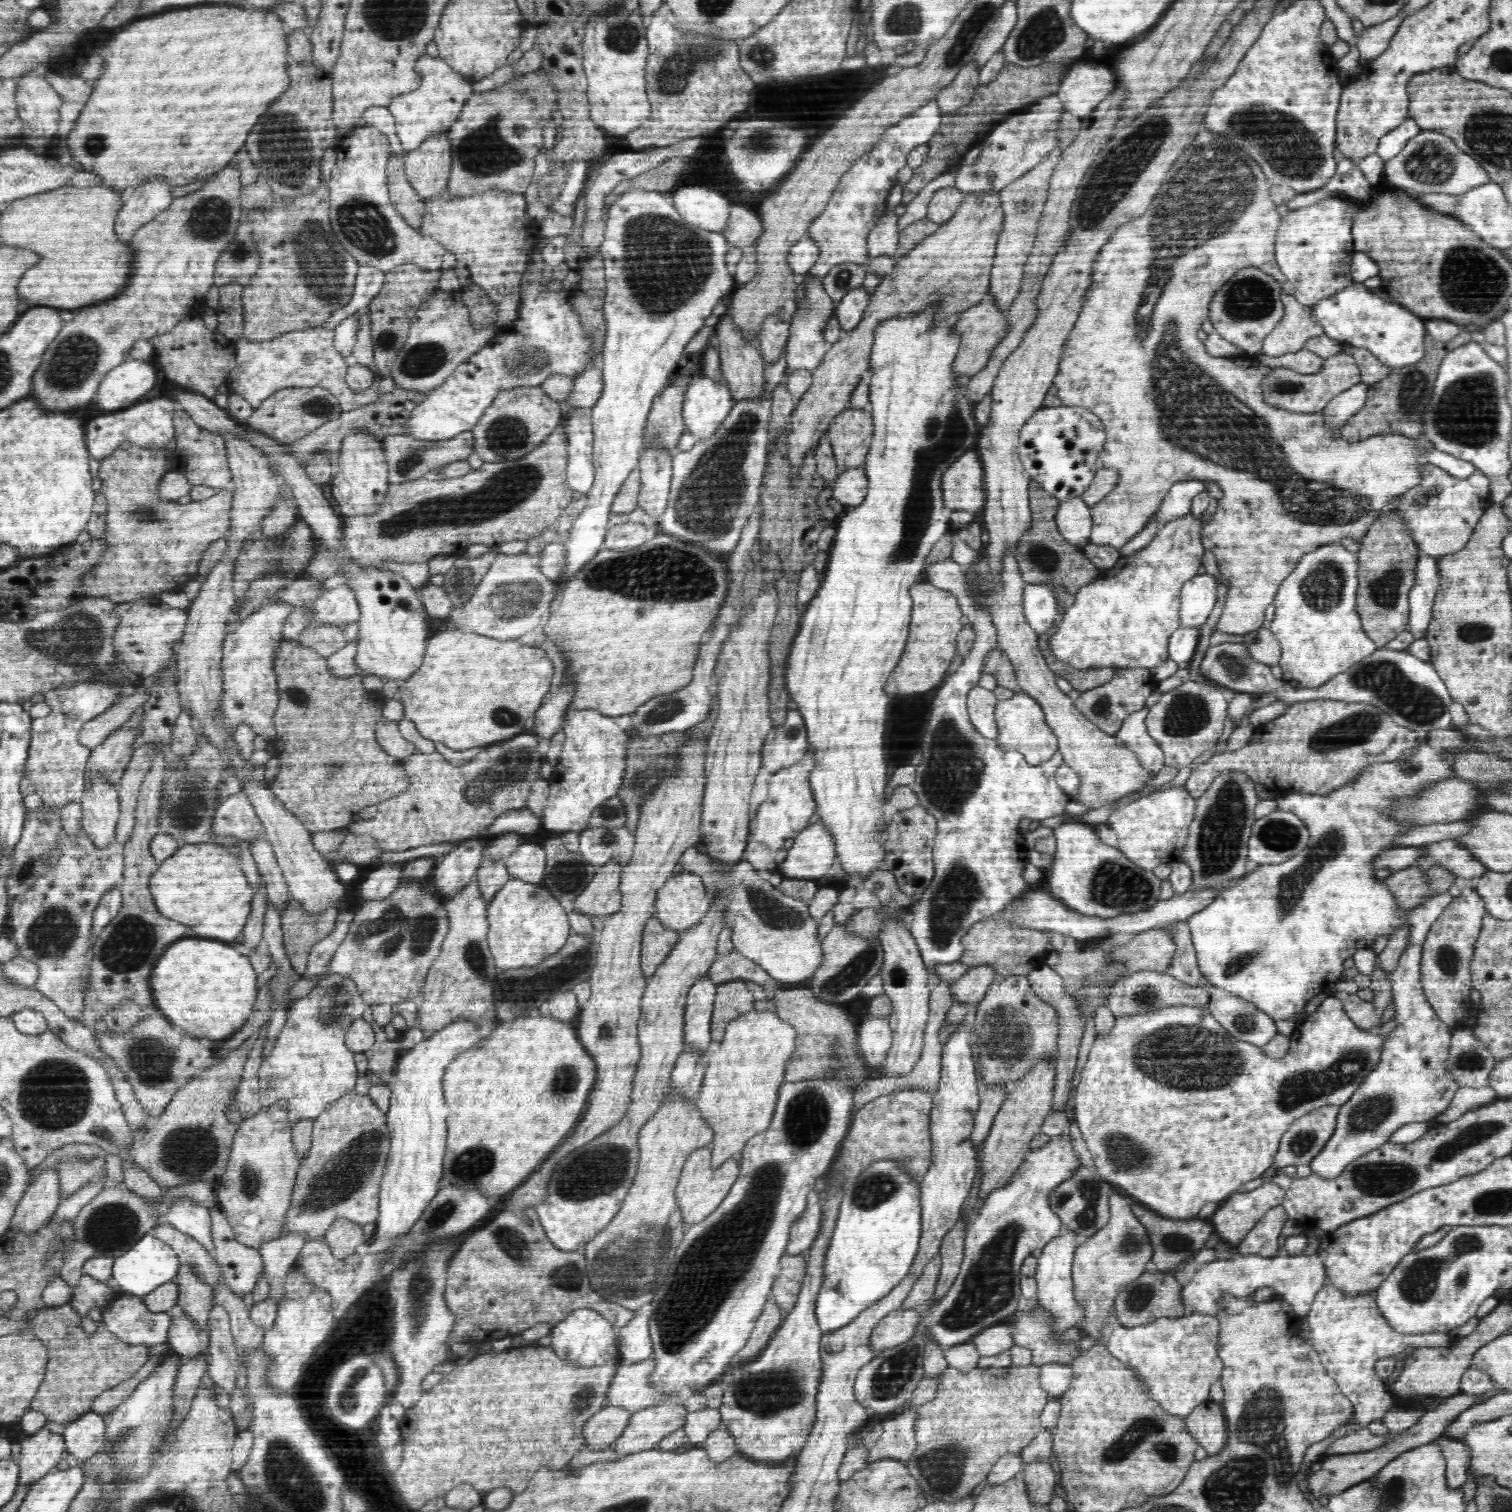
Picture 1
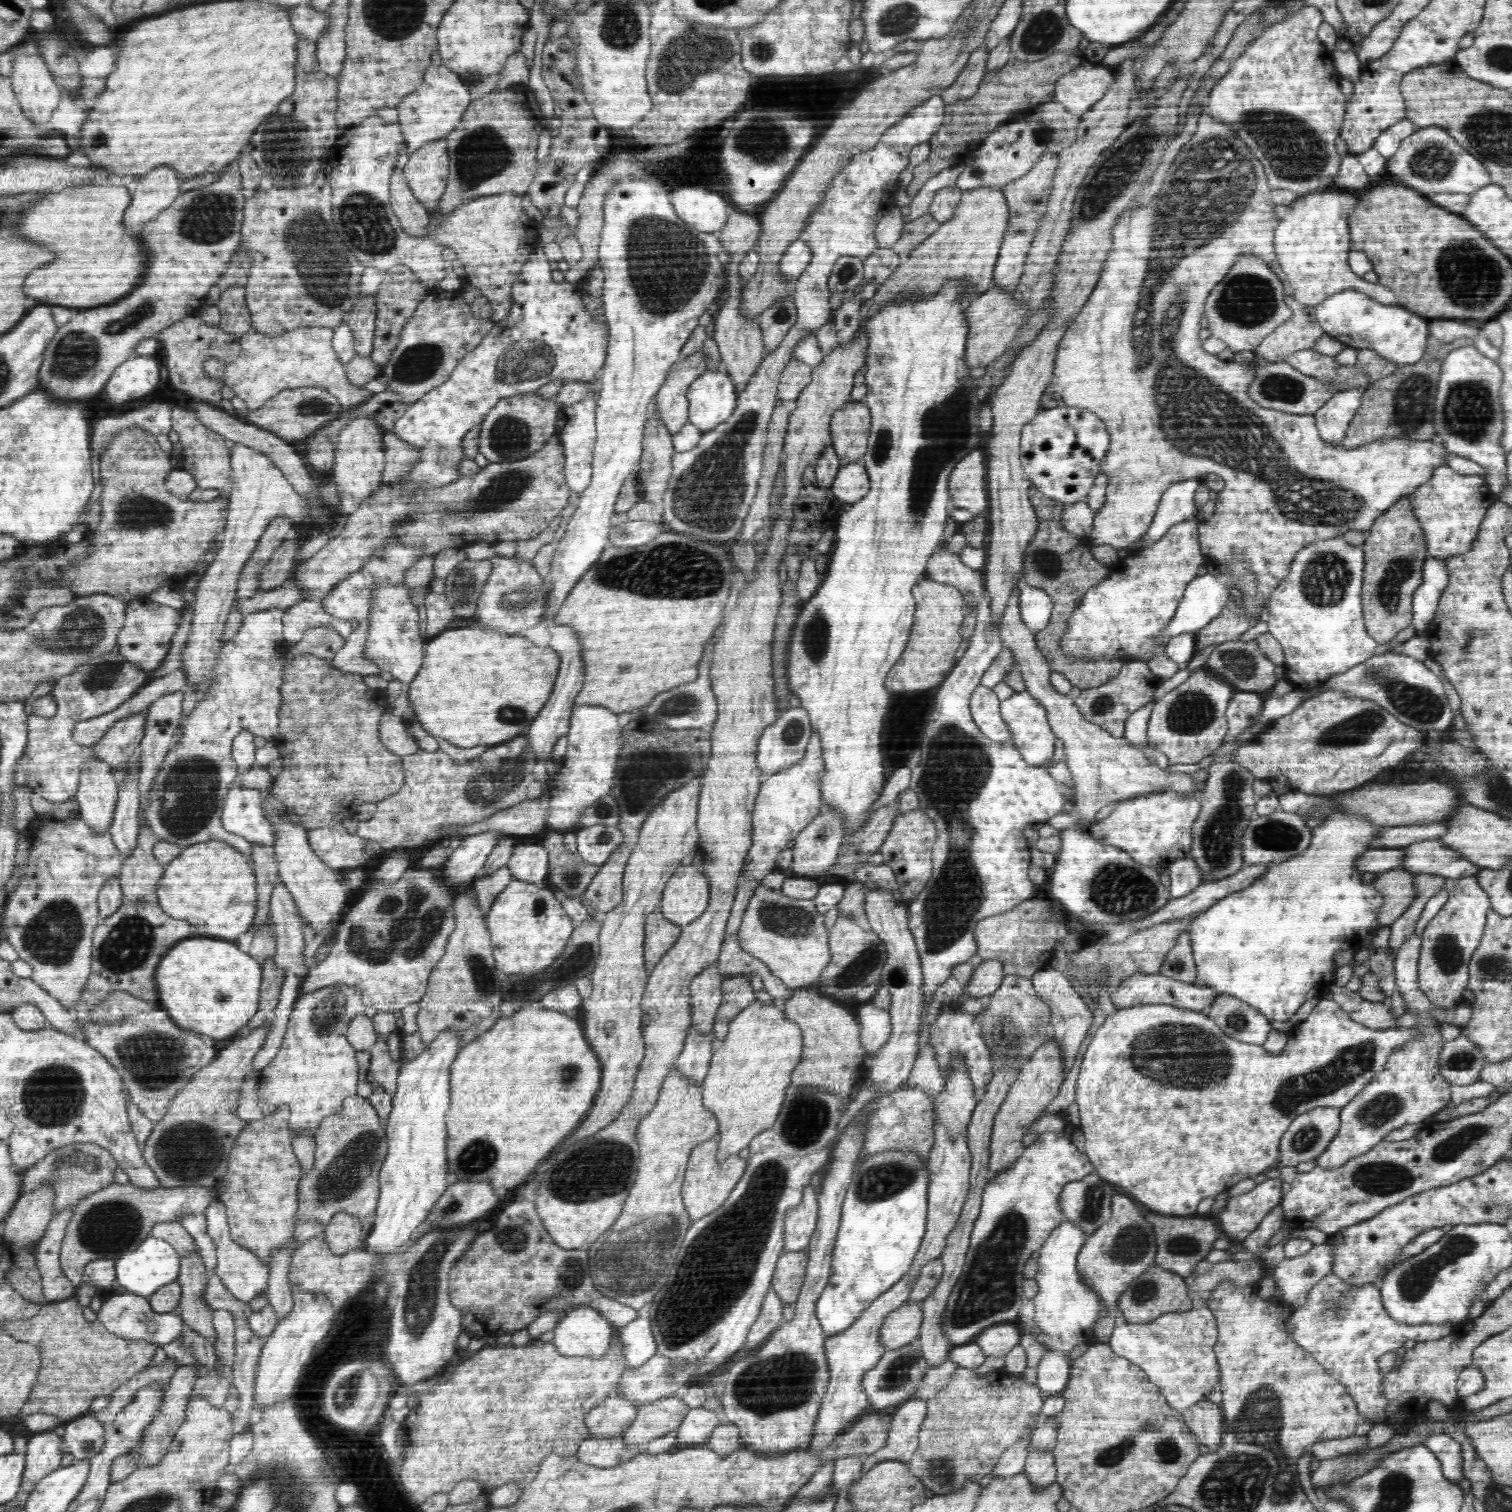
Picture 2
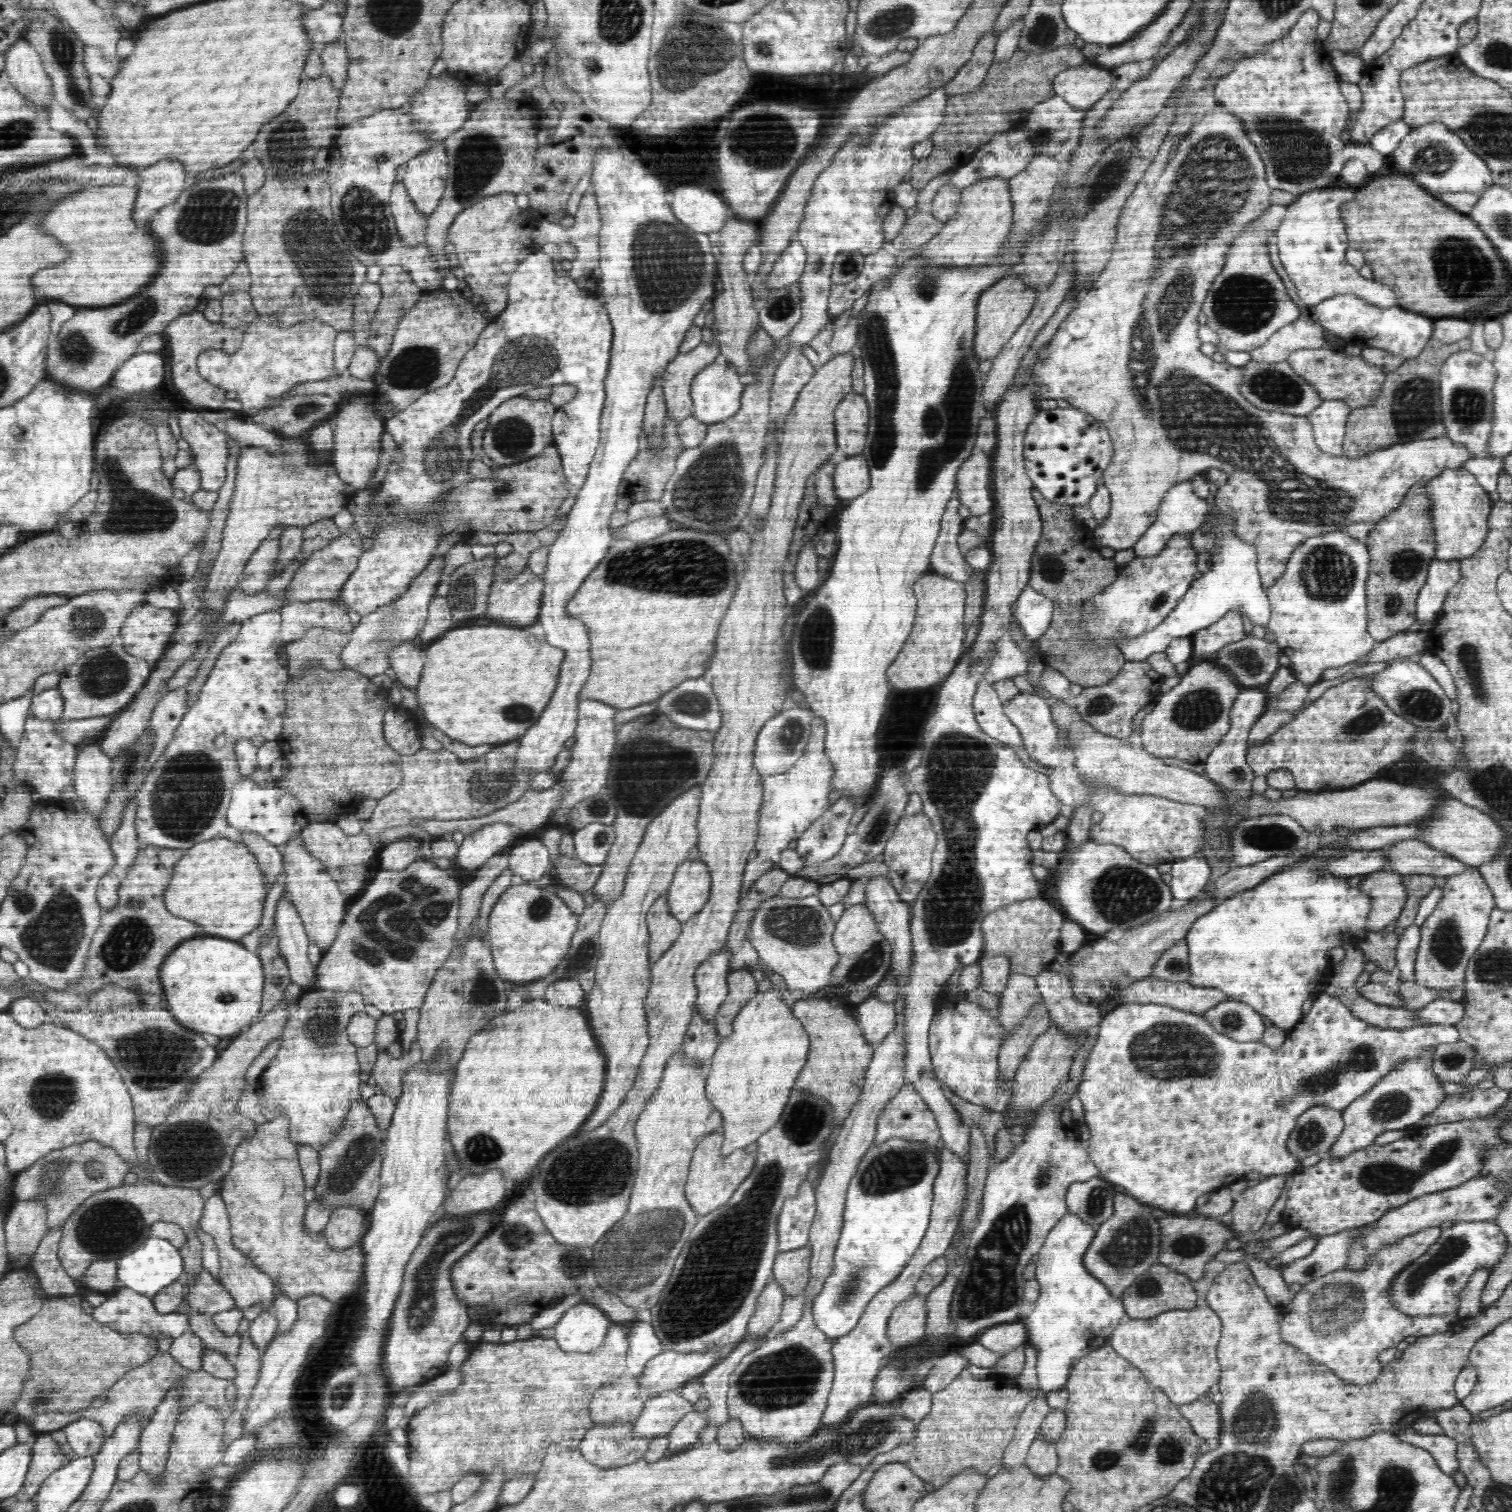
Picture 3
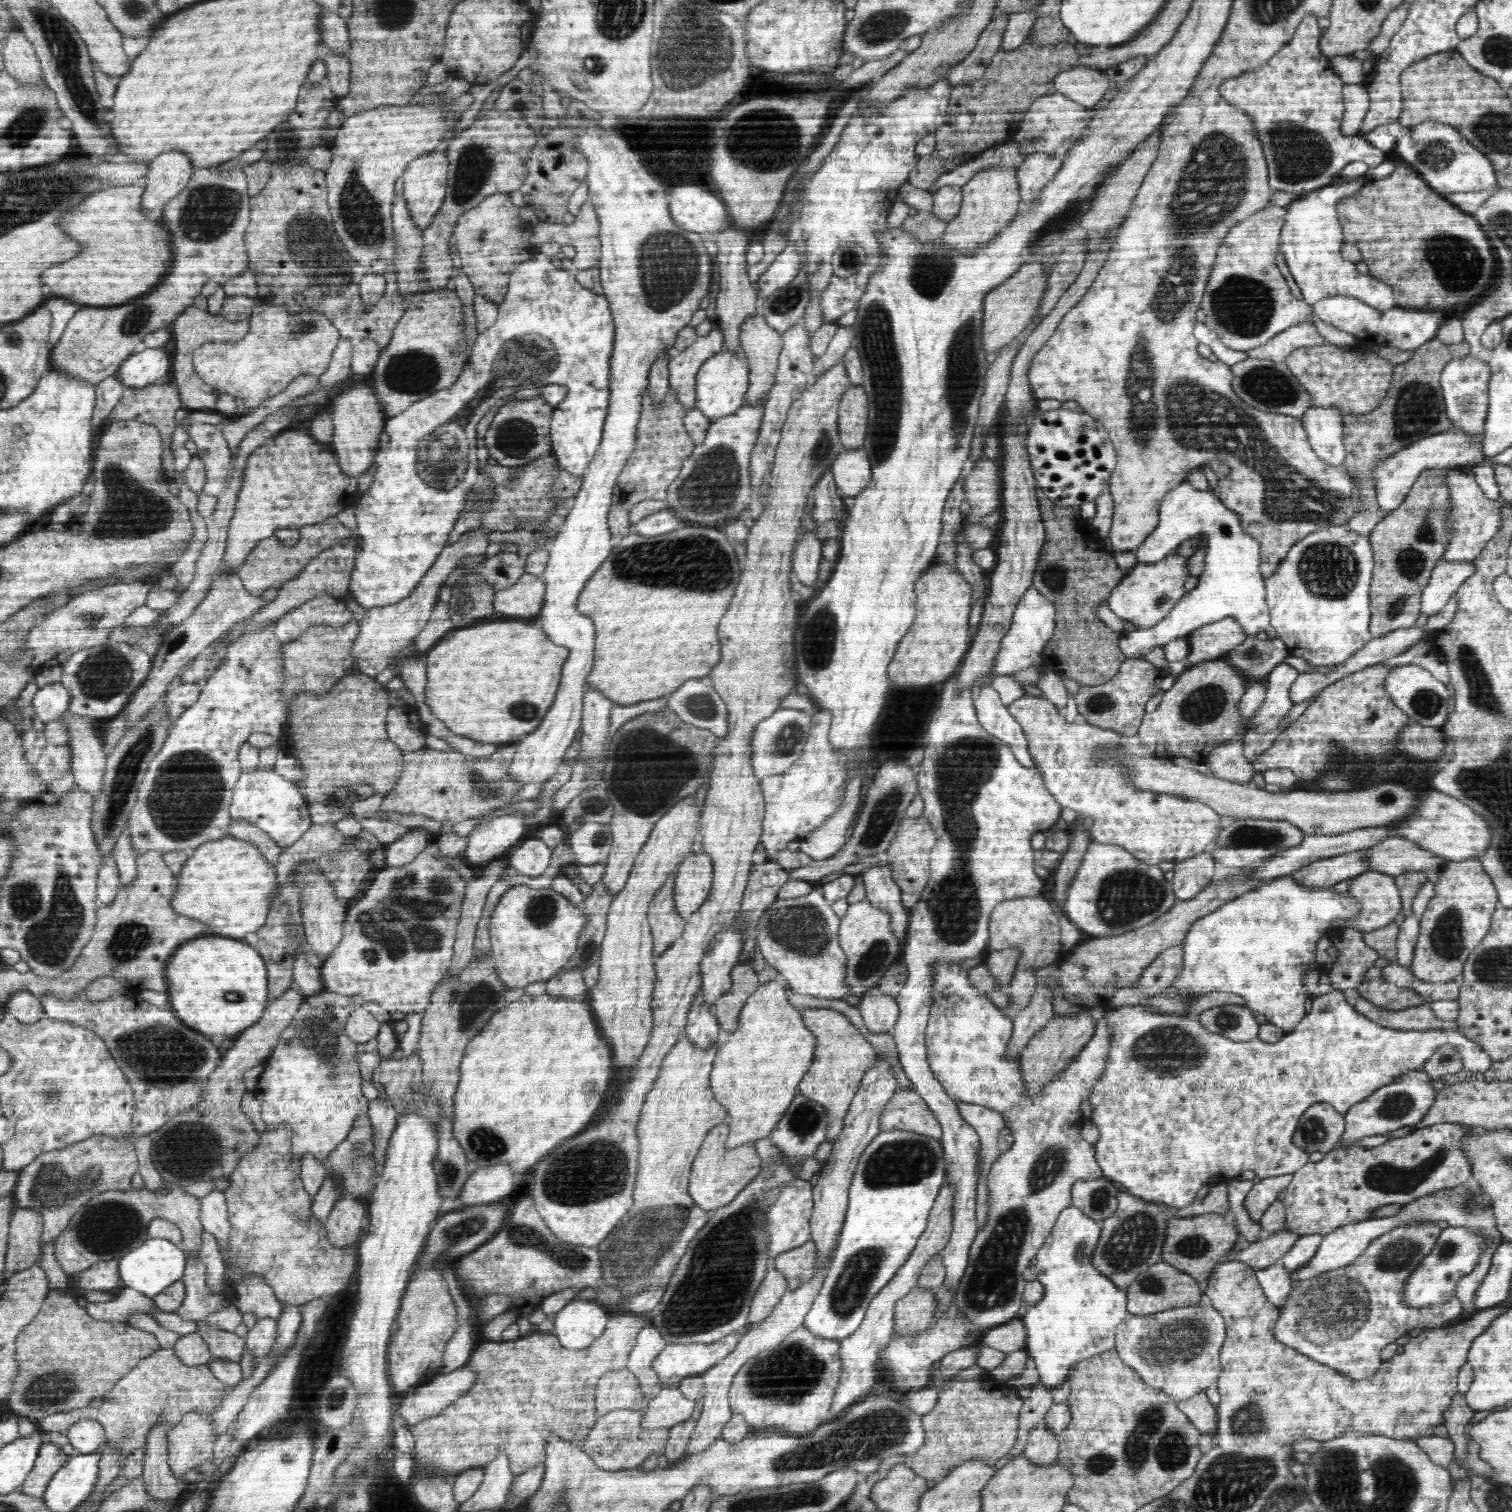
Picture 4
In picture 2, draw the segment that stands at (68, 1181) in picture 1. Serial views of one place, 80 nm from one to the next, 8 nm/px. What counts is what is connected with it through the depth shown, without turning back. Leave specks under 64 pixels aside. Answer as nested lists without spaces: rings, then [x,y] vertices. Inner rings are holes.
[[[75,1143],[62,1146],[50,1152],[34,1167],[23,1170],[21,1178],[21,1193],[27,1195],[36,1188],[53,1188],[54,1216],[66,1208],[75,1208],[80,1200],[115,1183],[118,1163],[112,1154],[98,1144]]]

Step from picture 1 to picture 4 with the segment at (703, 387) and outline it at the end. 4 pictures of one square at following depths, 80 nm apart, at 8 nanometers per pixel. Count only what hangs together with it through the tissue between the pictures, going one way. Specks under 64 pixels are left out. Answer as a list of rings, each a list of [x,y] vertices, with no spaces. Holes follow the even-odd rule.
[[[721,350],[716,356],[710,356],[698,371],[696,380],[695,408],[710,420],[734,414],[745,402],[749,387],[749,368],[745,353]]]

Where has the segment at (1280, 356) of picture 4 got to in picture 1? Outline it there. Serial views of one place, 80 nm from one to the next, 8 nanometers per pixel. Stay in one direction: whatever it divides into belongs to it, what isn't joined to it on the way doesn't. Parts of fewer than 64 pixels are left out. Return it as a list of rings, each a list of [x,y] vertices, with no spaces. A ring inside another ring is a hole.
[[[1285,292],[1280,294],[1280,301],[1284,305],[1284,318],[1280,320],[1276,329],[1264,339],[1262,344],[1261,352],[1271,357],[1298,352],[1303,349],[1303,344],[1308,339],[1325,335],[1325,331],[1313,314],[1313,307],[1303,305],[1295,299],[1293,294],[1286,294]]]

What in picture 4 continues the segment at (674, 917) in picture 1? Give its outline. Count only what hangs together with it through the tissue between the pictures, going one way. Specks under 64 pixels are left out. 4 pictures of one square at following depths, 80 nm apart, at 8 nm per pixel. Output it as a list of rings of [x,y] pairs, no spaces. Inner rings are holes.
[[[691,853],[678,864],[675,876],[675,907],[684,920],[708,898],[713,883],[713,864],[708,853]]]

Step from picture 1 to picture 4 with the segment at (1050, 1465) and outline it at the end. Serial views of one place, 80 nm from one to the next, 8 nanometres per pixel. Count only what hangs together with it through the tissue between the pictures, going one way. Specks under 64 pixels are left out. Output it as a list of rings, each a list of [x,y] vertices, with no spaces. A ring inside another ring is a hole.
[[[1044,1419],[1040,1421],[1039,1426],[1028,1434],[1024,1457],[1034,1465],[1045,1467],[1057,1460],[1060,1442],[1058,1434],[1046,1427]]]

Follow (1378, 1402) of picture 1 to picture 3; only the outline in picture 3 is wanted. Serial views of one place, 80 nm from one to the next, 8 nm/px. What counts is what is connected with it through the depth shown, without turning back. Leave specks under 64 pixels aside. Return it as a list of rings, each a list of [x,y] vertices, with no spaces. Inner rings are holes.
[[[1432,1226],[1421,1229],[1420,1232],[1408,1233],[1396,1241],[1392,1241],[1378,1249],[1363,1267],[1359,1269],[1342,1269],[1329,1272],[1321,1278],[1310,1282],[1298,1290],[1289,1303],[1282,1308],[1283,1316],[1280,1322],[1280,1336],[1285,1343],[1300,1349],[1312,1360],[1327,1366],[1336,1376],[1350,1384],[1372,1384],[1380,1376],[1383,1368],[1378,1361],[1380,1352],[1396,1347],[1408,1336],[1432,1336],[1433,1333],[1448,1332],[1451,1325],[1460,1317],[1458,1312],[1450,1311],[1444,1314],[1429,1314],[1428,1316],[1411,1316],[1400,1311],[1394,1303],[1390,1292],[1396,1275],[1408,1268],[1419,1256],[1422,1256],[1439,1238],[1442,1230]]]

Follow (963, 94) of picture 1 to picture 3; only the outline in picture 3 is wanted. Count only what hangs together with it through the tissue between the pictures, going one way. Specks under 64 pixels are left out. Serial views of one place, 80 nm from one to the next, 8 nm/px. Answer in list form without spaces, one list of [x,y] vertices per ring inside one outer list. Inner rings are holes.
[[[990,30],[980,38],[972,52],[970,60],[956,72],[956,76],[946,84],[947,96],[957,93],[972,92],[976,86],[984,82],[991,64],[993,63],[997,32]]]

